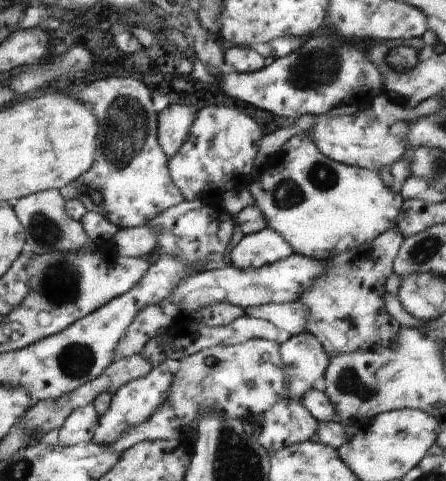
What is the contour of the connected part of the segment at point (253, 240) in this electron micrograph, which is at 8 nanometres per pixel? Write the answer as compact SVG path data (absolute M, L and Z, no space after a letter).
M267 226L260 232L243 236L231 252L231 264L237 269L257 269L287 259L294 252L280 233Z

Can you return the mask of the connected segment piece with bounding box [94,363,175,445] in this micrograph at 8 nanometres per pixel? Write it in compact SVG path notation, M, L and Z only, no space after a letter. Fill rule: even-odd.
M162 363L143 379L133 380L125 384L115 395L110 410L101 418L94 442L101 445L113 445L122 439L132 428L148 422L164 403L170 403L171 388L174 387L175 374Z

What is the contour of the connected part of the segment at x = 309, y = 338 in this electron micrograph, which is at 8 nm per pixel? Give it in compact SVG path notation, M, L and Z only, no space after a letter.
M306 330L281 343L288 398L302 400L308 391L313 390L312 384L326 374L330 356L323 343Z

